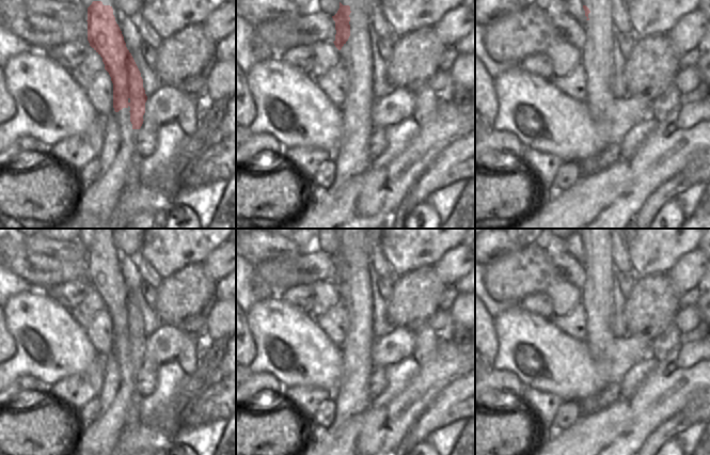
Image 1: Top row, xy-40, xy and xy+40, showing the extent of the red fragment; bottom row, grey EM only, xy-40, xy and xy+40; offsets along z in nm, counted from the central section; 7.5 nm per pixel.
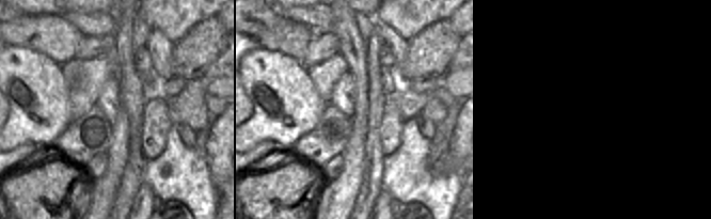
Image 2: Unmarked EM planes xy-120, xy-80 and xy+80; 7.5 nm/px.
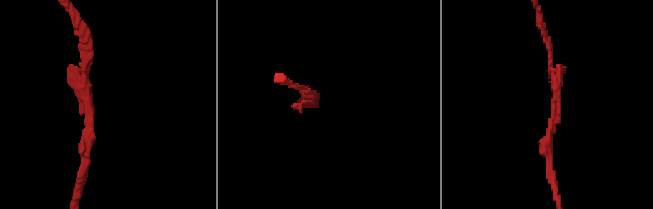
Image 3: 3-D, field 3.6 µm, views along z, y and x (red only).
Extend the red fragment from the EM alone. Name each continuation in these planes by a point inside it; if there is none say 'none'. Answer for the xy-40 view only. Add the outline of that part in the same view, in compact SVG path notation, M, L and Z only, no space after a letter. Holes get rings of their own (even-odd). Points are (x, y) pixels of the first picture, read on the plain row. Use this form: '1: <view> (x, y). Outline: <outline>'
none.

